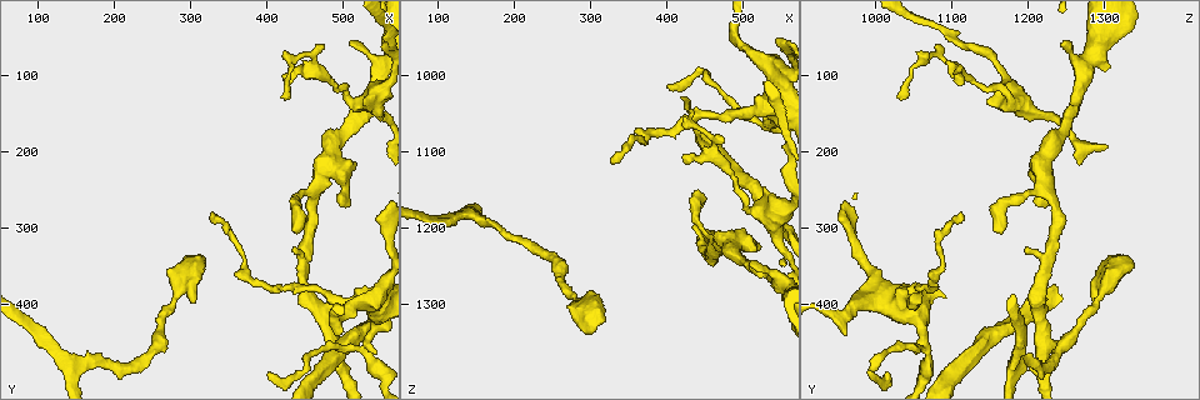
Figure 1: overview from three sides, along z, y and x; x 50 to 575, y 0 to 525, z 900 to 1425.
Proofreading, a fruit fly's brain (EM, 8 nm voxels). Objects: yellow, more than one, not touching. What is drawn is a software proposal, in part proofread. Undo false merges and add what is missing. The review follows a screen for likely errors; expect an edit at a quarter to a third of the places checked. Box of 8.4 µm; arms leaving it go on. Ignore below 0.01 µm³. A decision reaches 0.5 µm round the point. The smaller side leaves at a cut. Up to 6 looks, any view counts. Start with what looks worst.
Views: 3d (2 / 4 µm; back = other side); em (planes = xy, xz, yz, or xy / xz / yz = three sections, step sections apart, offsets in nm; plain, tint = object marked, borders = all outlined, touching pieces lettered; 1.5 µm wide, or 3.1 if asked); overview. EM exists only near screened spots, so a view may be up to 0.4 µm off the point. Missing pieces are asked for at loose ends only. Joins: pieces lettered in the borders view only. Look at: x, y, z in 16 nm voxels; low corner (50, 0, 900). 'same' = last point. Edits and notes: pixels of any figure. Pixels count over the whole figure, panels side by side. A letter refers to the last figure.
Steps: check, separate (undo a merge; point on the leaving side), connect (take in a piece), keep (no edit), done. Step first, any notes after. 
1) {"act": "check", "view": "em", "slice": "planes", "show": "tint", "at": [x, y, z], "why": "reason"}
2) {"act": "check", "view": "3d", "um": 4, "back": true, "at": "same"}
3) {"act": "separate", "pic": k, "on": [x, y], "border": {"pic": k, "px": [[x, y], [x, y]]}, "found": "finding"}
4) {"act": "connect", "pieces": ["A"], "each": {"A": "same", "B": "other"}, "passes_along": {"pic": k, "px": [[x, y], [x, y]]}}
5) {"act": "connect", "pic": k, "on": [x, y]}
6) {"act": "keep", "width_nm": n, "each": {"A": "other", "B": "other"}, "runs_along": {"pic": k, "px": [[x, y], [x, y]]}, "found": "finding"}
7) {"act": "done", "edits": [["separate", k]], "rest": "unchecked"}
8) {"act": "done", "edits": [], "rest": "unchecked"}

{"act": "check", "view": "em", "slice": "planes", "show": "tint", "at": [435, 300, 1150], "why": "branch stops here"}

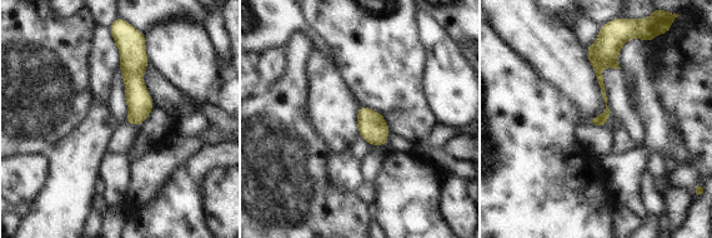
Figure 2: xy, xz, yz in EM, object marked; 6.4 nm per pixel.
{"act": "check", "view": "em", "slice": "planes", "show": "borders", "at": "same", "why": "what lies round it"}

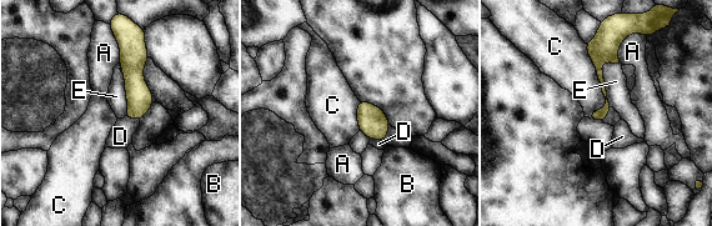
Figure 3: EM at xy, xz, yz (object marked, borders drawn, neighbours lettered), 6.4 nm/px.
{"act": "keep", "each": {"A": "other", "B": "other", "C": "other", "D": "other", "E": "other"}, "border": {"pic": 3, "px": [[585, 44], [605, 103], [588, 117]]}, "found": "no lettered piece goes on from it"}

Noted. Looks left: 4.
{"act": "check", "view": "3d", "um": 4, "at": [430, 110, 1110], "why": "branch stops here"}

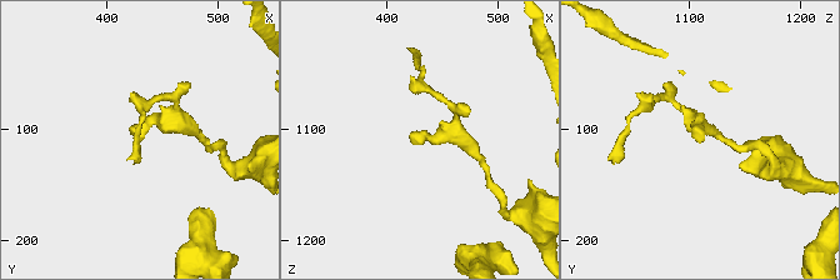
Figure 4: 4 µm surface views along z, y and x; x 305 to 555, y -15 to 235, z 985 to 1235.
{"act": "check", "view": "em", "slice": "xy", "step": 8, "show": "tint", "at": [426, 112, 1114]}

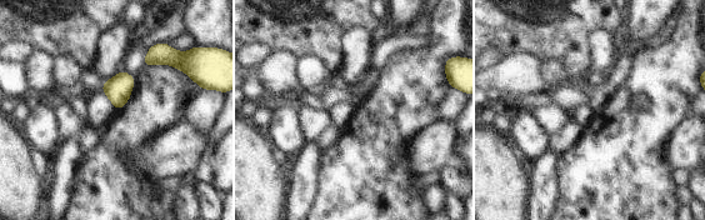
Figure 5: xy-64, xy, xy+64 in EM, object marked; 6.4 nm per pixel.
{"act": "check", "view": "em", "slice": "xy", "step": 8, "show": "borders", "at": "same", "why": "what lies round it"}

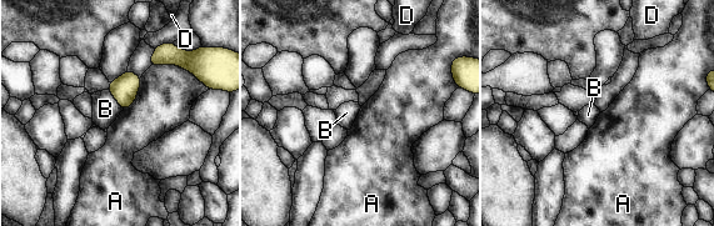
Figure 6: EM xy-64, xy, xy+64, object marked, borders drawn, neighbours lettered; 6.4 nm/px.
{"act": "keep", "each": {"A": "other", "B": "other", "D": "other"}, "border": {"pic": 6, "px": [[150, 65], [179, 65], [203, 84]]}, "found": "no lettered piece goes on from it"}

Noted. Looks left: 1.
{"act": "check", "view": "em", "slice": "planes", "show": "borders", "at": [405, 490, 1015], "why": "thin end"}

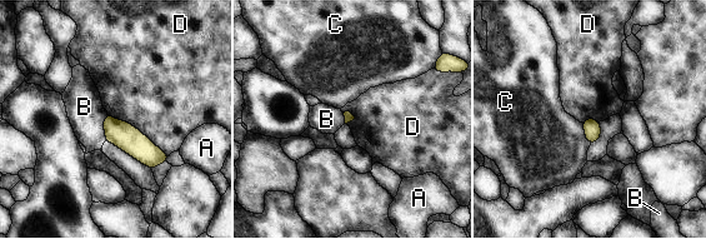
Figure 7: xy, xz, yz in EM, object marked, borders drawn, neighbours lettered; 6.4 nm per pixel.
{"act": "keep", "longest_contact_nm": ["D", 480], "each": {"A": "other", "B": "other", "C": "other", "D": "other"}, "border": {"pic": 7, "px": [[108, 113], [136, 127], [169, 155]]}, "found": "none of them fits"}

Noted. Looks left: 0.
{"act": "done", "edits": [], "rest": "unchecked"}

